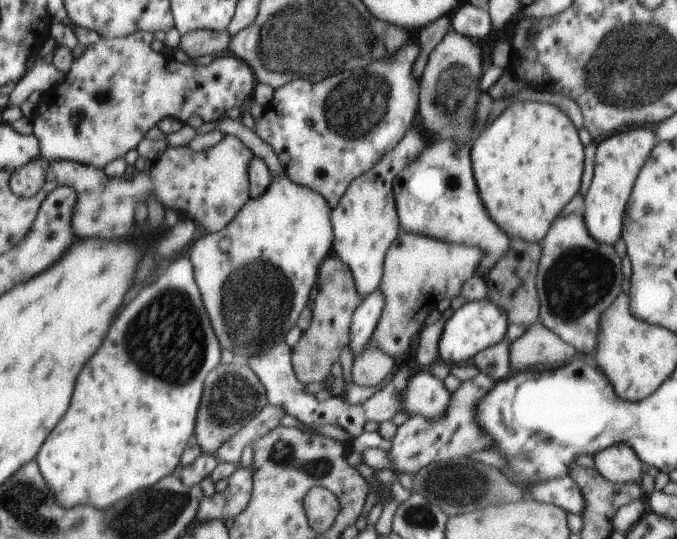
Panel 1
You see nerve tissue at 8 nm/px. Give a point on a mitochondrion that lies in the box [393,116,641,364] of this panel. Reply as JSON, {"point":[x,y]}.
{"point":[579,277]}

